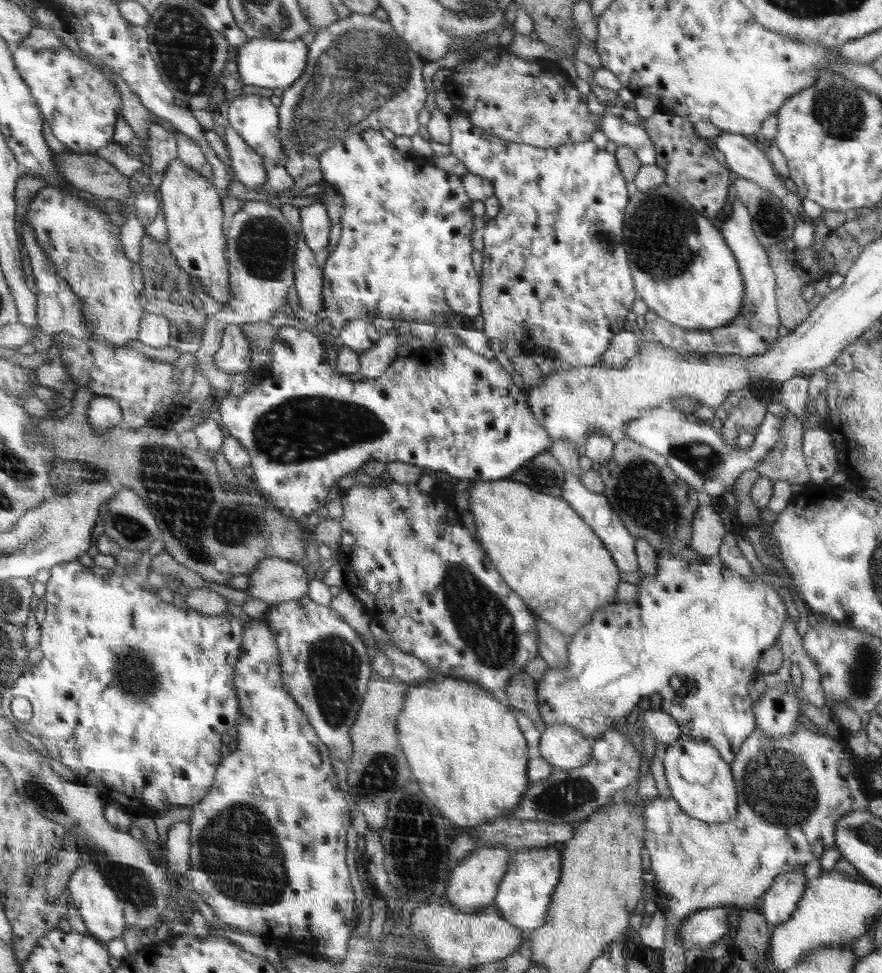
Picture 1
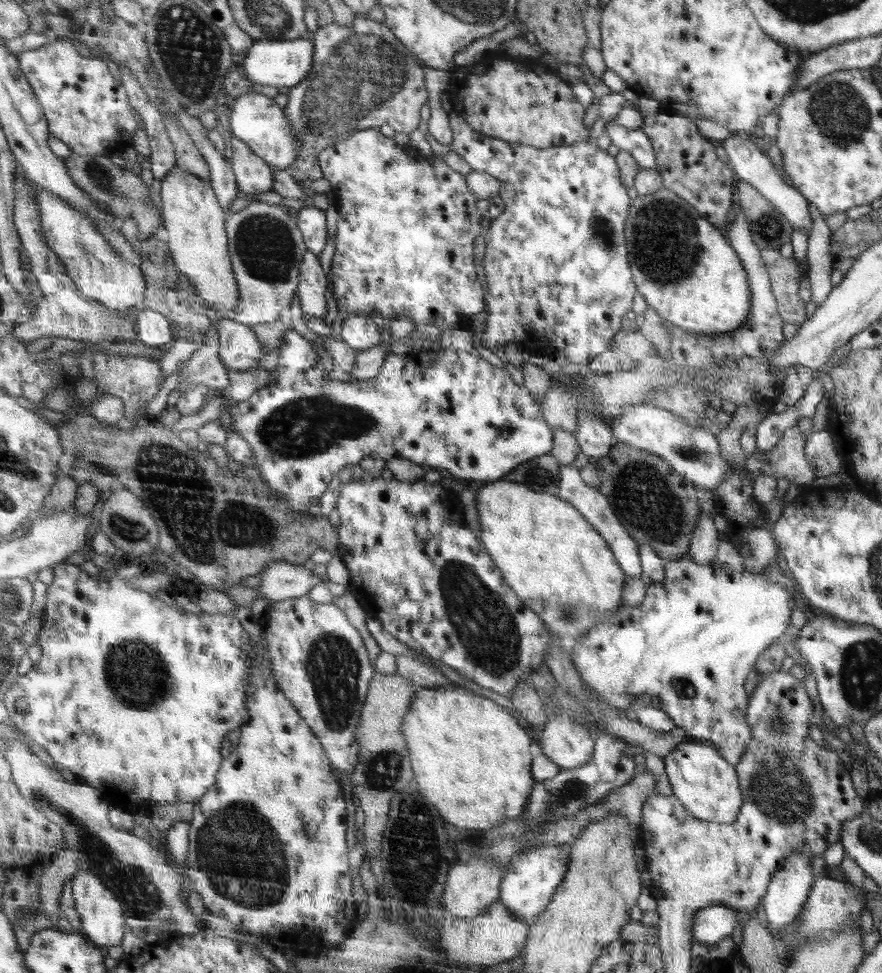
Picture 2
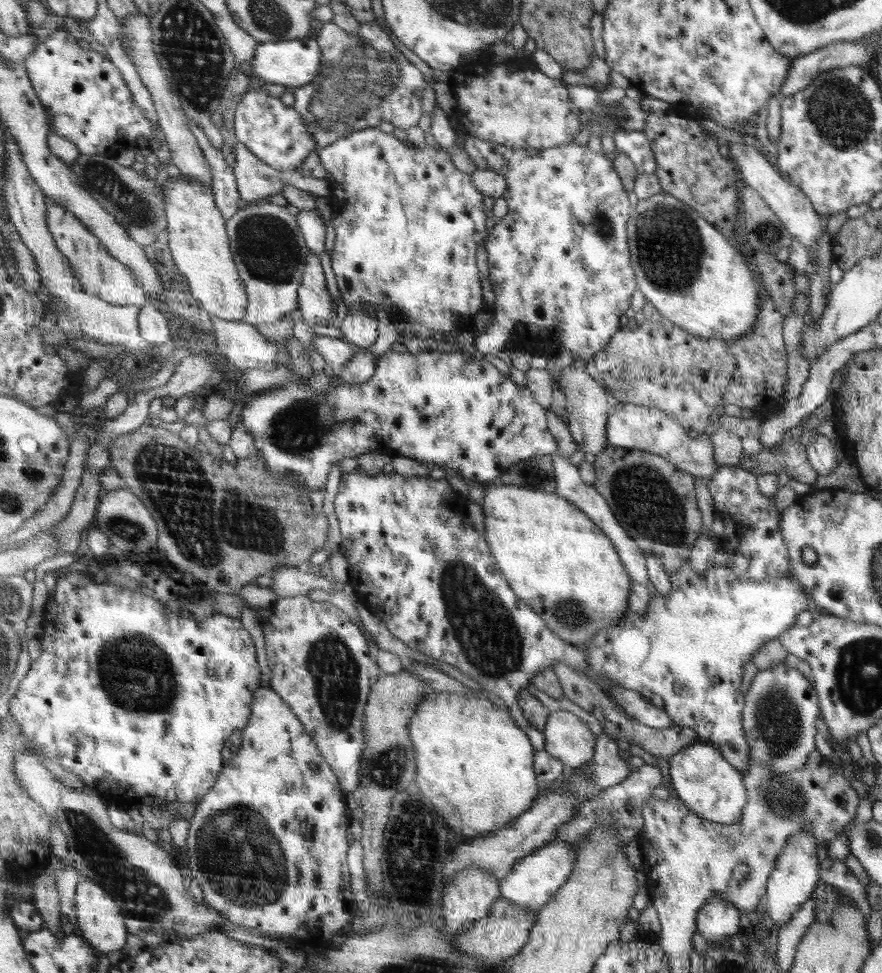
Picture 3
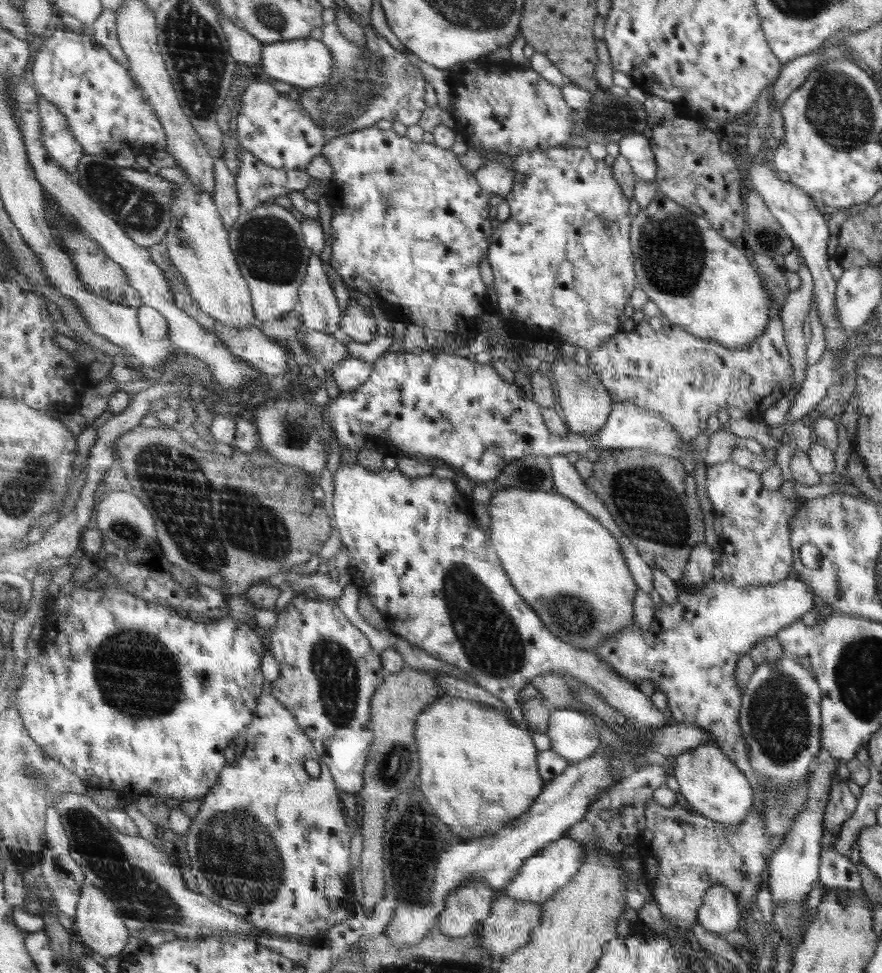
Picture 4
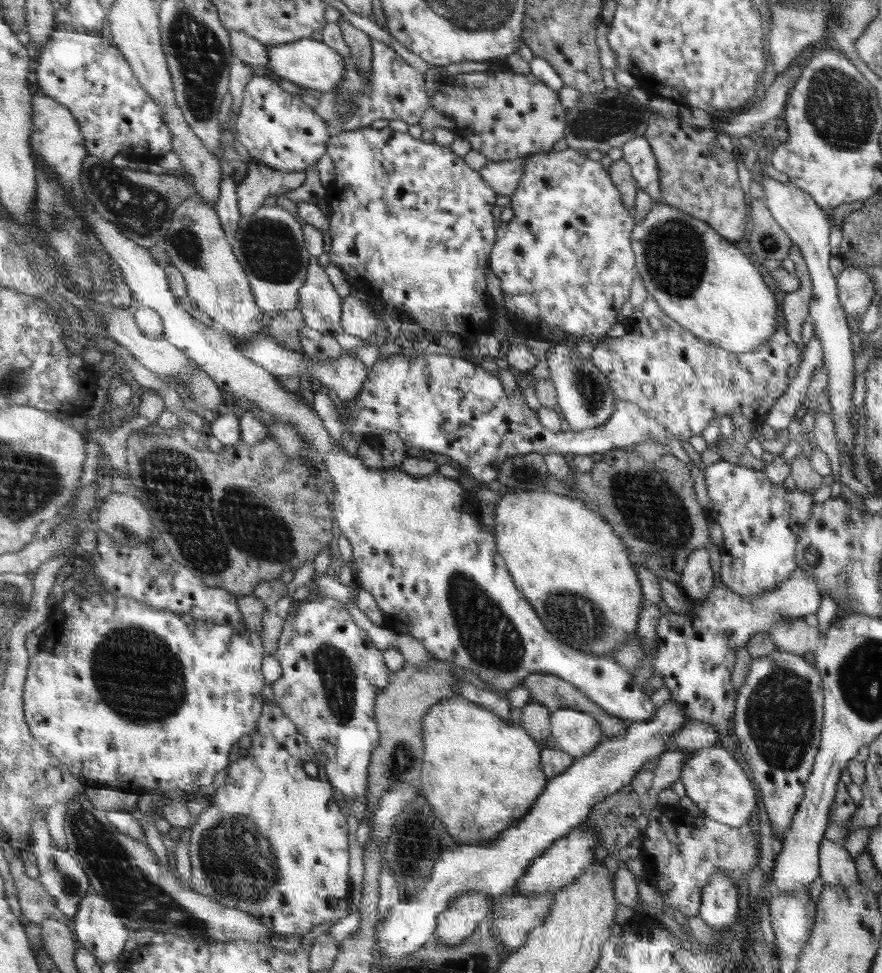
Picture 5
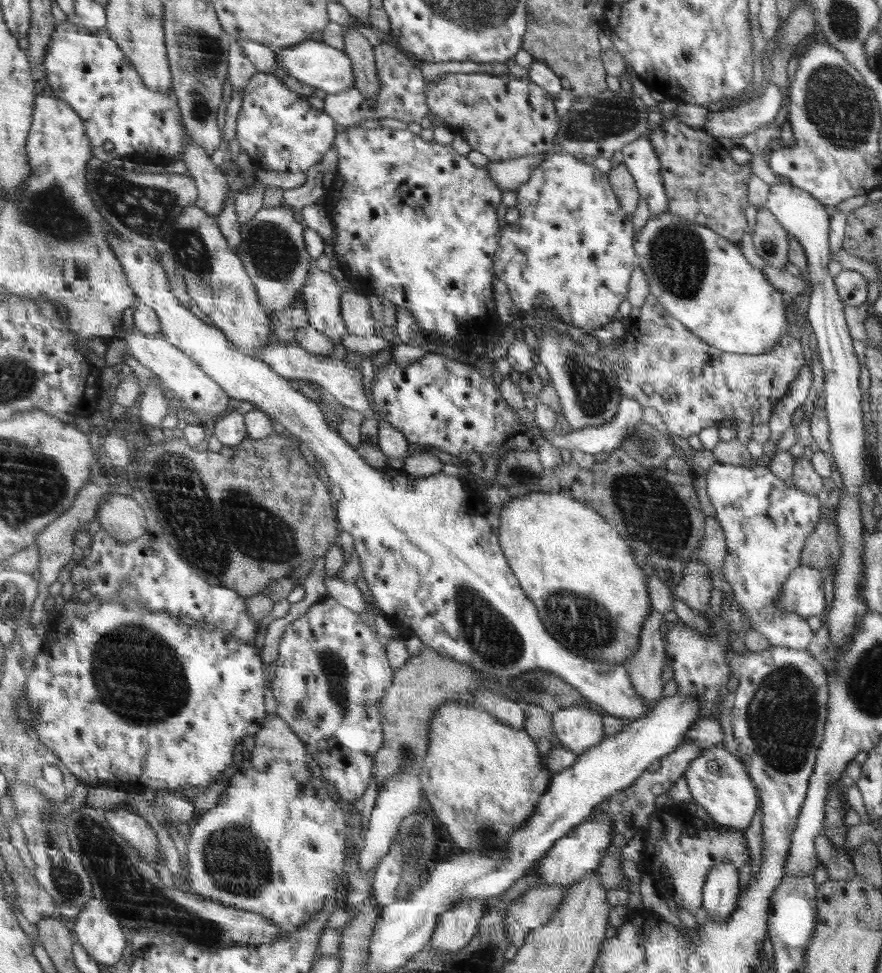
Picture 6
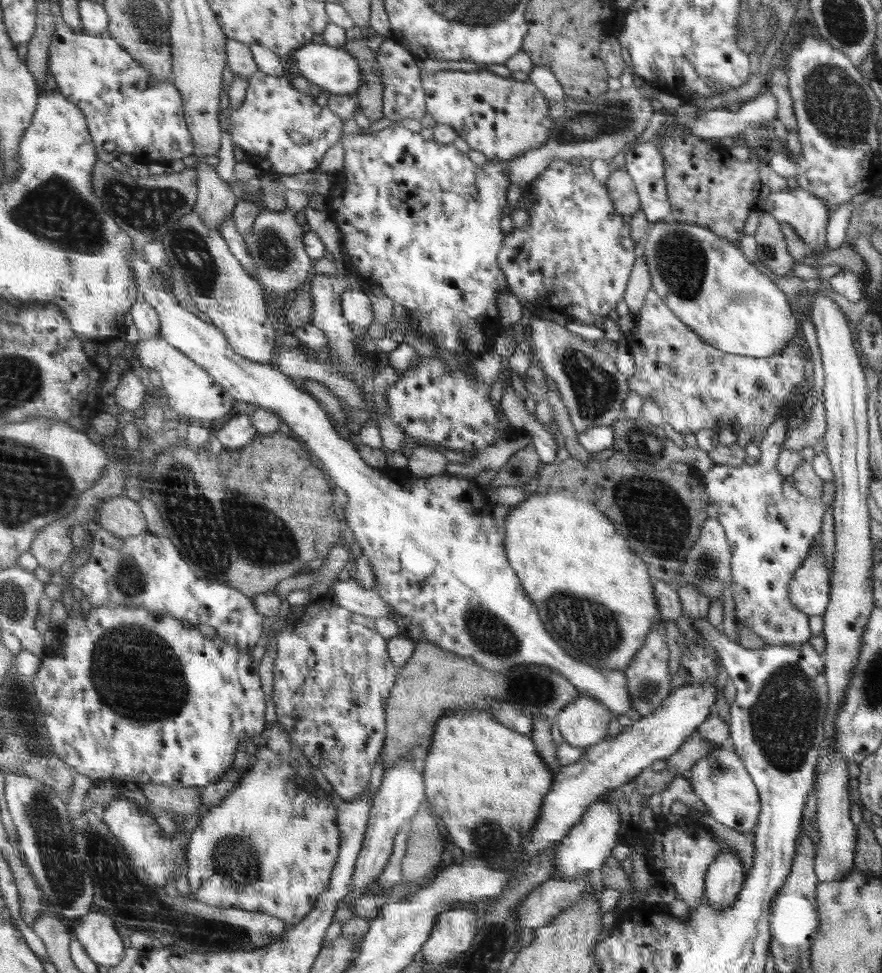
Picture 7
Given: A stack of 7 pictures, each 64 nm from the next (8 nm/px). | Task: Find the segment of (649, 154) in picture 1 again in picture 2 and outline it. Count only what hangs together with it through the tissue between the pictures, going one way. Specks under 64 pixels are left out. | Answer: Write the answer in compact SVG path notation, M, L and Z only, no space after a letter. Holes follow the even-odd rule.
M608 121L604 132L609 136L611 144L617 146L619 150L630 152L640 168L654 169L658 165L651 139L641 128L629 129L619 125L616 121Z

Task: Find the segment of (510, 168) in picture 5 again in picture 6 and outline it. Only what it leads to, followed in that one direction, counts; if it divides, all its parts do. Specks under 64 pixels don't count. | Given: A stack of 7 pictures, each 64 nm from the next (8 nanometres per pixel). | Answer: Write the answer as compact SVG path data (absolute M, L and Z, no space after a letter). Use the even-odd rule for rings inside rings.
M553 148L548 152L540 152L536 154L527 154L520 158L502 162L490 162L486 167L490 171L491 178L498 182L503 192L515 192L520 185L523 185L530 178L531 172L539 165L546 154L554 153Z

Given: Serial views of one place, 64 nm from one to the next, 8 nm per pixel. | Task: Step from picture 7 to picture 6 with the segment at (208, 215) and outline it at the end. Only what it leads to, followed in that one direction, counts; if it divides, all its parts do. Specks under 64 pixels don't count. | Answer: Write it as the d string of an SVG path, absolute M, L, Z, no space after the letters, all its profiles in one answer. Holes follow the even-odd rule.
M190 137L182 159L197 182L196 203L218 219L219 214L223 213L227 198L232 194L230 182L224 175L223 168L214 164L212 155L194 137Z

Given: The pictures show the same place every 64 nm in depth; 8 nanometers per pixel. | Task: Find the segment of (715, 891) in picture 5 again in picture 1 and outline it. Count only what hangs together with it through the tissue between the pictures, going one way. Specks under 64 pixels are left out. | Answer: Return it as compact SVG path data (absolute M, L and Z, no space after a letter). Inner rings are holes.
M722 906L698 911L682 926L683 946L687 950L708 949L724 934L733 933L729 912Z

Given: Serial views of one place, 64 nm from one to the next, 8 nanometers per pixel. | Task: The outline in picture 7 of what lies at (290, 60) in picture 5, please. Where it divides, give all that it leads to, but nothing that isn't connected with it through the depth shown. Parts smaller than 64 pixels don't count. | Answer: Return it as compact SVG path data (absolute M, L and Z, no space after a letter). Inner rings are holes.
M312 43L295 50L291 58L299 76L332 95L355 94L362 86L358 61L344 48Z

